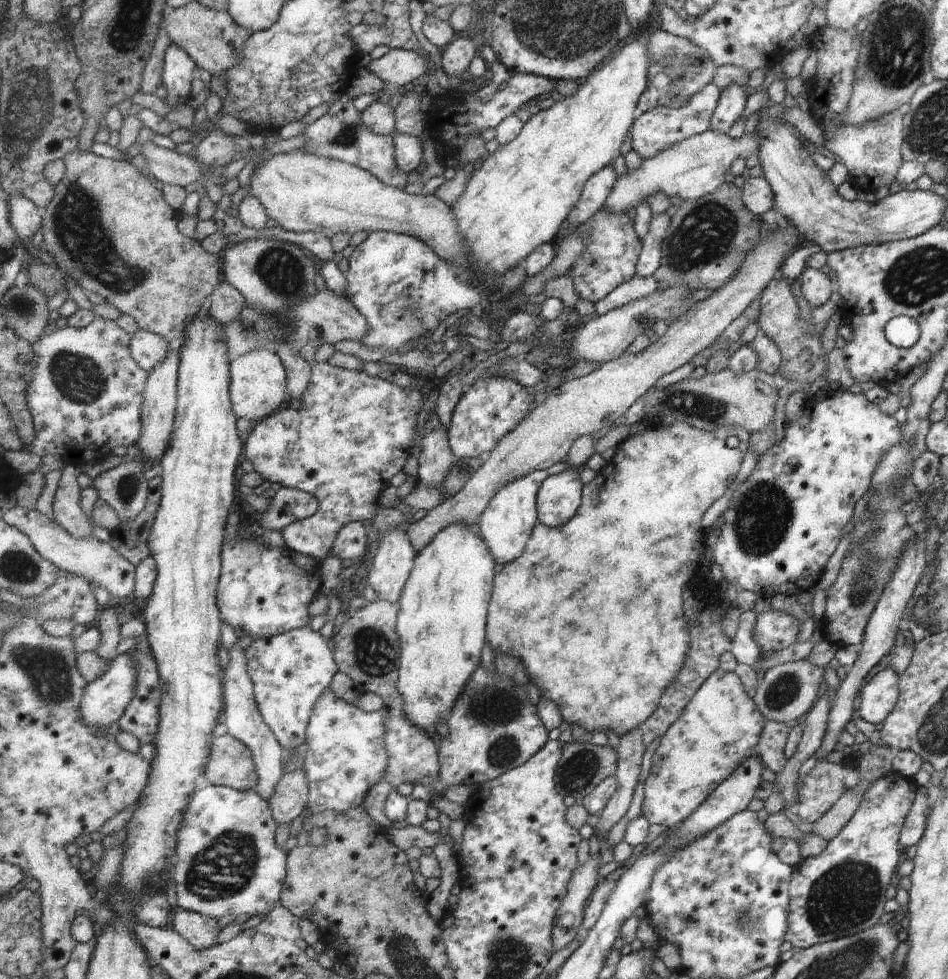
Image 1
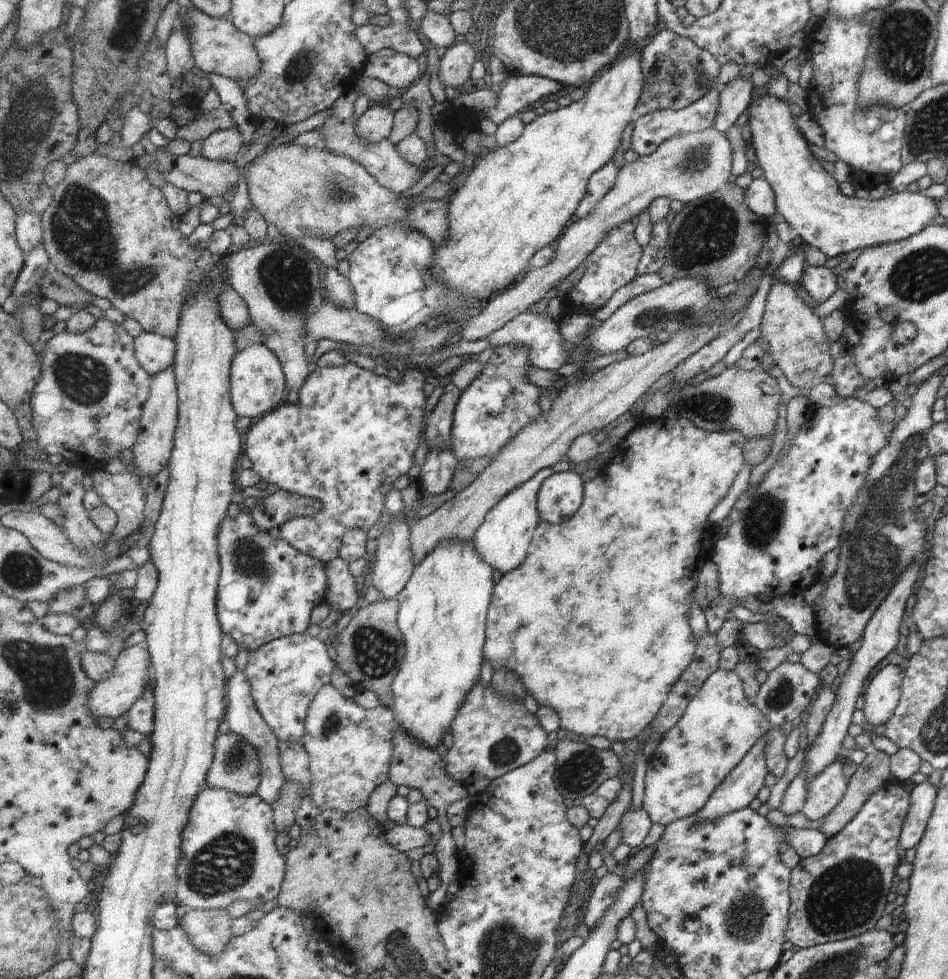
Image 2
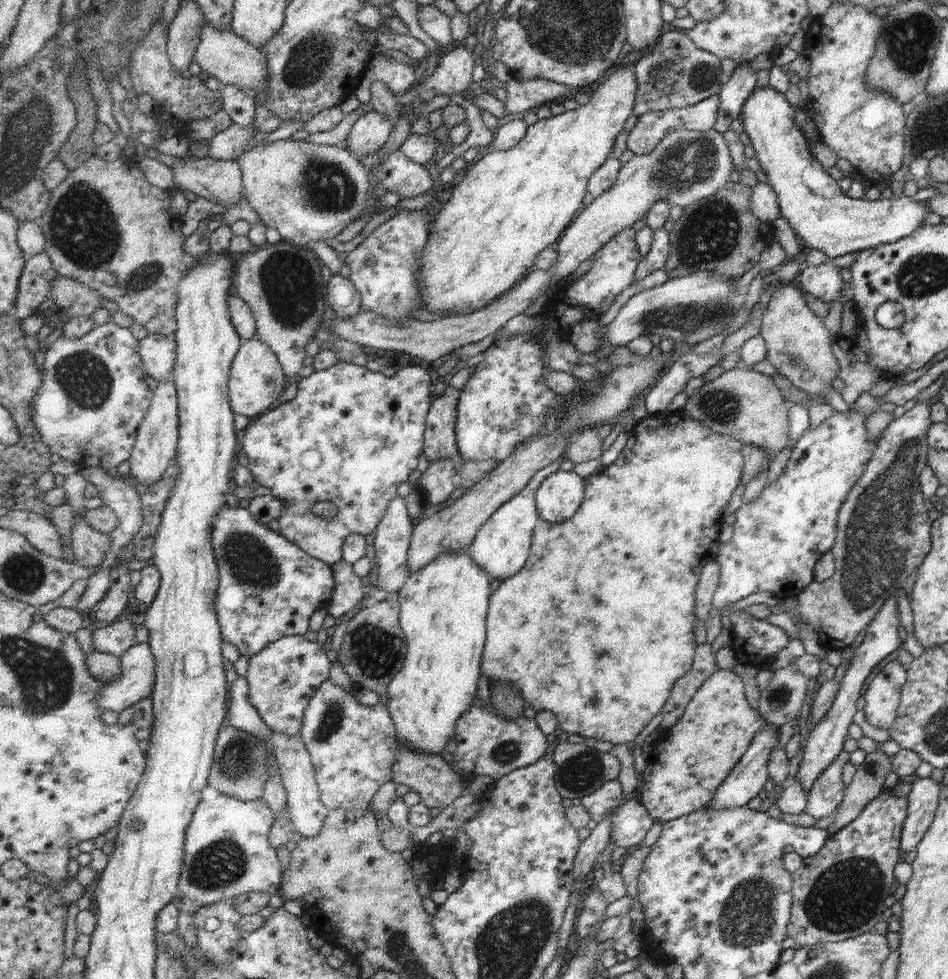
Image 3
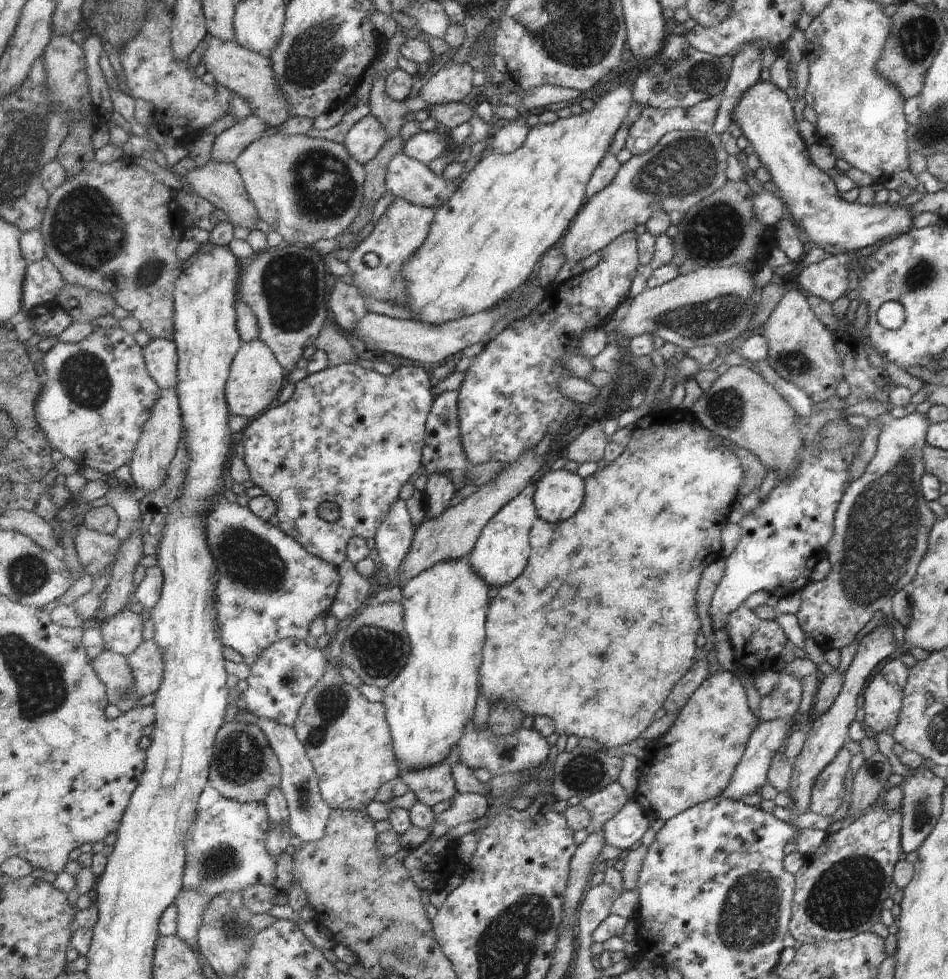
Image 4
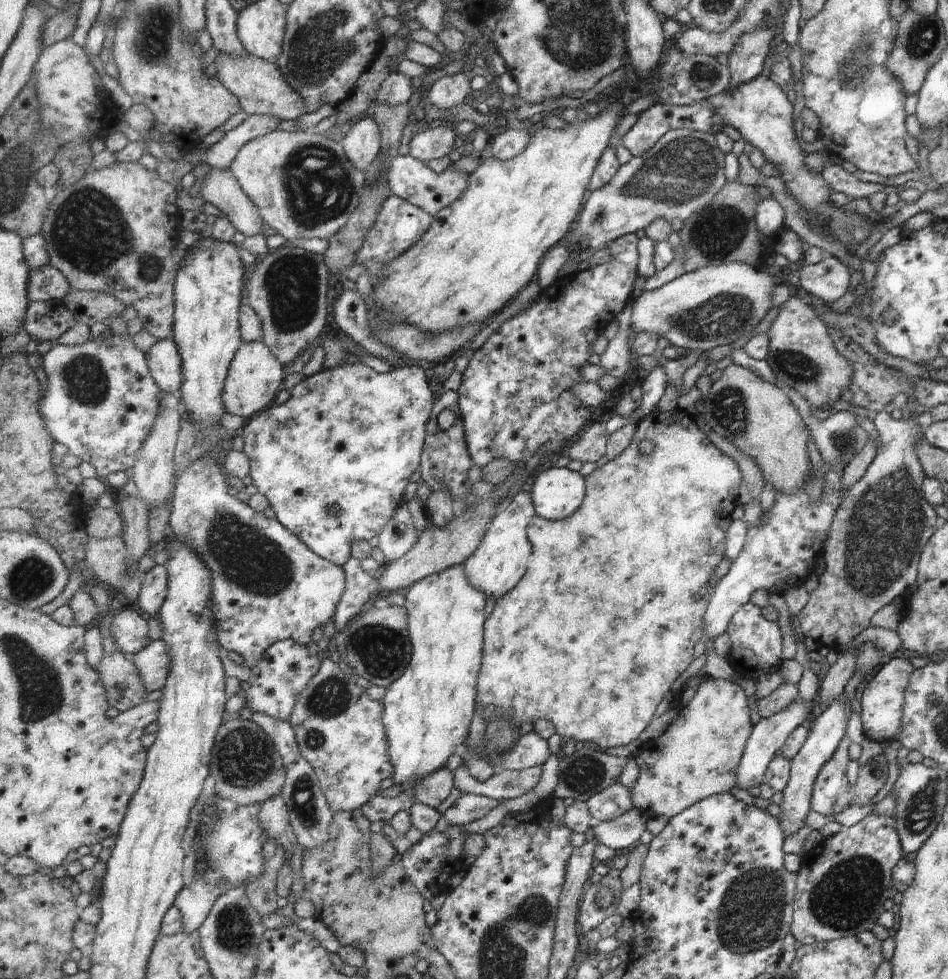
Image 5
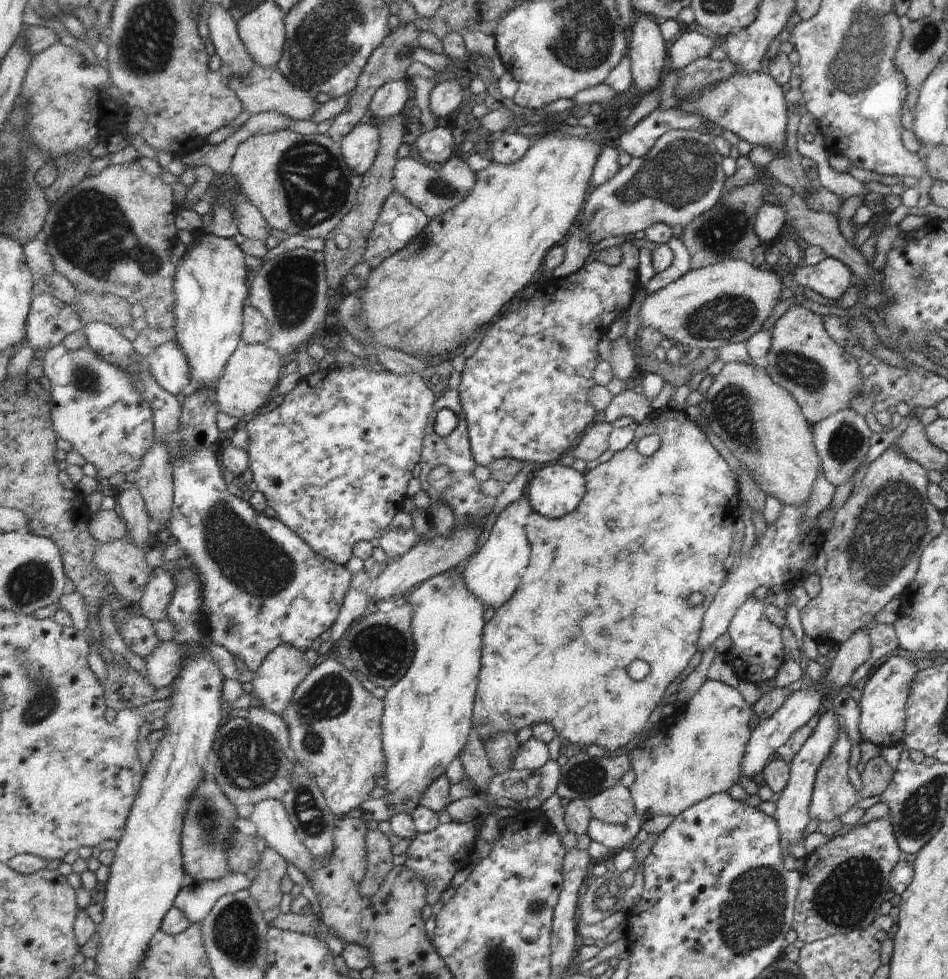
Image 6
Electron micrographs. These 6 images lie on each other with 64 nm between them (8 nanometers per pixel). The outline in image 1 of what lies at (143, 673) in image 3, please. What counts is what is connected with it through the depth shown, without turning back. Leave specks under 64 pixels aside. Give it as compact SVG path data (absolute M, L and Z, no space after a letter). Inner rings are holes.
M128 651L118 656L105 677L88 684L80 703L80 718L85 725L89 725L93 730L98 730L97 727L110 727L111 724L121 721L130 701L134 698L136 684L134 668L134 661Z

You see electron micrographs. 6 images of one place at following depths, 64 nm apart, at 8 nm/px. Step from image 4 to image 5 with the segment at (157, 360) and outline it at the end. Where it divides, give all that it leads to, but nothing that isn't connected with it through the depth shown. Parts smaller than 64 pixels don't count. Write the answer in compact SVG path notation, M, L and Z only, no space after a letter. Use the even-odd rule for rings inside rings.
M159 339L159 342L146 352L148 367L160 390L167 394L183 388L183 360L176 342Z

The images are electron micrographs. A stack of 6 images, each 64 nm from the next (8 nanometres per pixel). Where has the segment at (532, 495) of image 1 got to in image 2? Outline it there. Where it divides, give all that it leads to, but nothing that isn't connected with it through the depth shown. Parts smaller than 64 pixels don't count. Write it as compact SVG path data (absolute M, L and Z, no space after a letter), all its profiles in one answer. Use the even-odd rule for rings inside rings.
M548 467L541 470L534 478L521 484L512 492L509 492L485 518L483 525L476 531L474 543L480 555L497 569L501 574L509 573L518 568L529 553L529 546L532 545L533 536L540 526L541 518L538 510L538 495L541 486L555 475L557 468Z

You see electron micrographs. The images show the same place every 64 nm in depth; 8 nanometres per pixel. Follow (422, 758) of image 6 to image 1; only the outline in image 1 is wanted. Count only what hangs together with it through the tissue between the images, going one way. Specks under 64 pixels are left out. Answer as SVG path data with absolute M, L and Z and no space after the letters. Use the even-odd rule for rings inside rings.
M454 523L441 530L427 548L417 554L413 571L398 603L400 614L396 632L401 646L398 690L404 697L403 713L435 739L438 739L435 722L450 716L467 682L480 666L481 650L487 643L488 609L497 575L495 566L496 559L480 535L479 526Z

